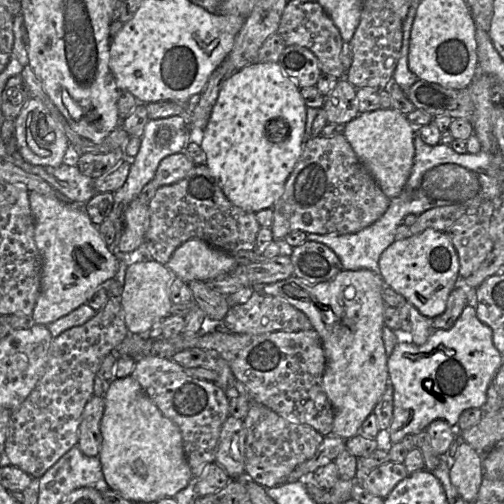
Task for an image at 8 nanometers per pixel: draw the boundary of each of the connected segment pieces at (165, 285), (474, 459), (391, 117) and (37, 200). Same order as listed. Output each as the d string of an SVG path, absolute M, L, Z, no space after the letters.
M154 260L137 262L128 266L121 304L124 312L124 321L129 333L147 335L154 324L171 315L170 285L174 277L175 275L166 265Z
M459 442L450 466L450 480L461 497L468 502L476 502L483 479L483 467L479 455L465 442Z
M393 109L359 114L345 124L343 135L383 194L390 200L397 197L407 183L414 163L413 127L407 117Z
M29 192L34 220L34 241L41 258L40 292L32 318L36 325L49 325L87 303L93 293L113 279L119 261L101 238L84 205L63 202L37 192Z

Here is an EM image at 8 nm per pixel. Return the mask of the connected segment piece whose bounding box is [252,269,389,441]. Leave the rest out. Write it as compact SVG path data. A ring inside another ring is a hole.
M342 270L332 280L309 284L291 276L282 281L252 287L265 295L281 297L303 312L318 333L325 353L322 387L334 409L333 436L347 441L360 433L364 420L384 394L388 384L387 355L382 329L385 304L380 274L369 270Z

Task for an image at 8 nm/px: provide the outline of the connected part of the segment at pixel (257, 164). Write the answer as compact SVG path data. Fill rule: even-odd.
M255 62L235 72L225 81L209 121L199 137L199 145L206 154L205 165L225 196L235 206L254 214L273 208L301 157L306 141L306 110L300 88L284 74L278 62ZM277 120L286 123L287 136L274 131L274 128L281 130L279 127L283 127L274 123Z

